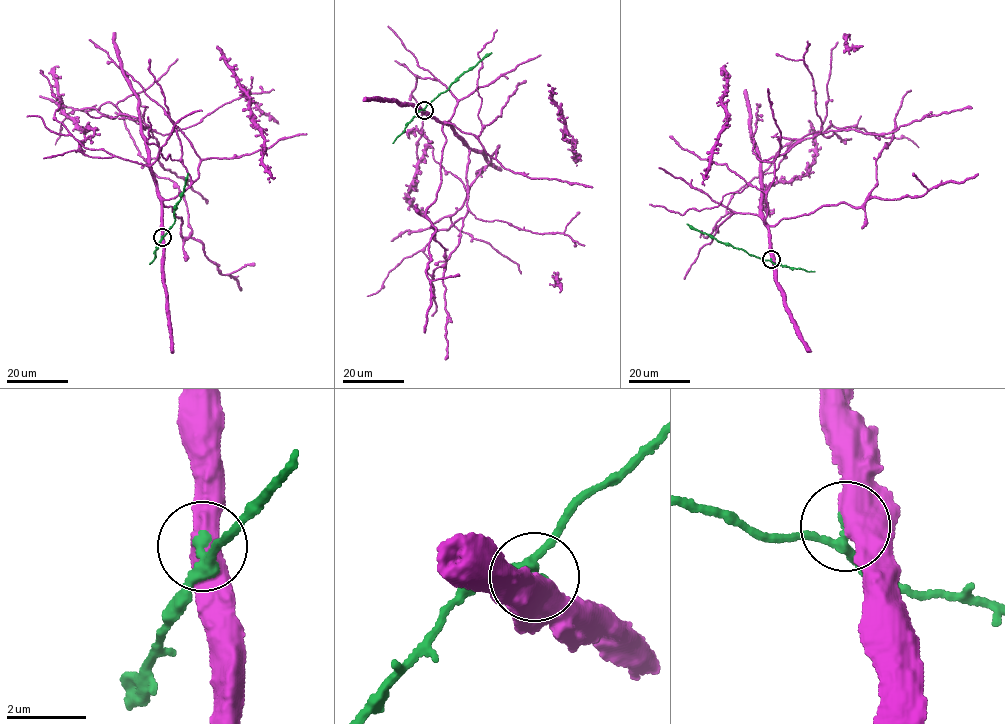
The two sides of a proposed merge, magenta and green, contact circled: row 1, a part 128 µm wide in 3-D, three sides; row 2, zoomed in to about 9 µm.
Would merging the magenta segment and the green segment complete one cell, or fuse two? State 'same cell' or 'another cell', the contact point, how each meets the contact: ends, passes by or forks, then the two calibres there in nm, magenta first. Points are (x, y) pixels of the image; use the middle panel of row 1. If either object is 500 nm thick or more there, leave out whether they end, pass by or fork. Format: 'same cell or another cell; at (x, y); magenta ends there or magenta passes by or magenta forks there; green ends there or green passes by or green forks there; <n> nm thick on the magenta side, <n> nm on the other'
another cell; at (424, 110); 600 nm thick on the magenta side, 220 nm on the other

